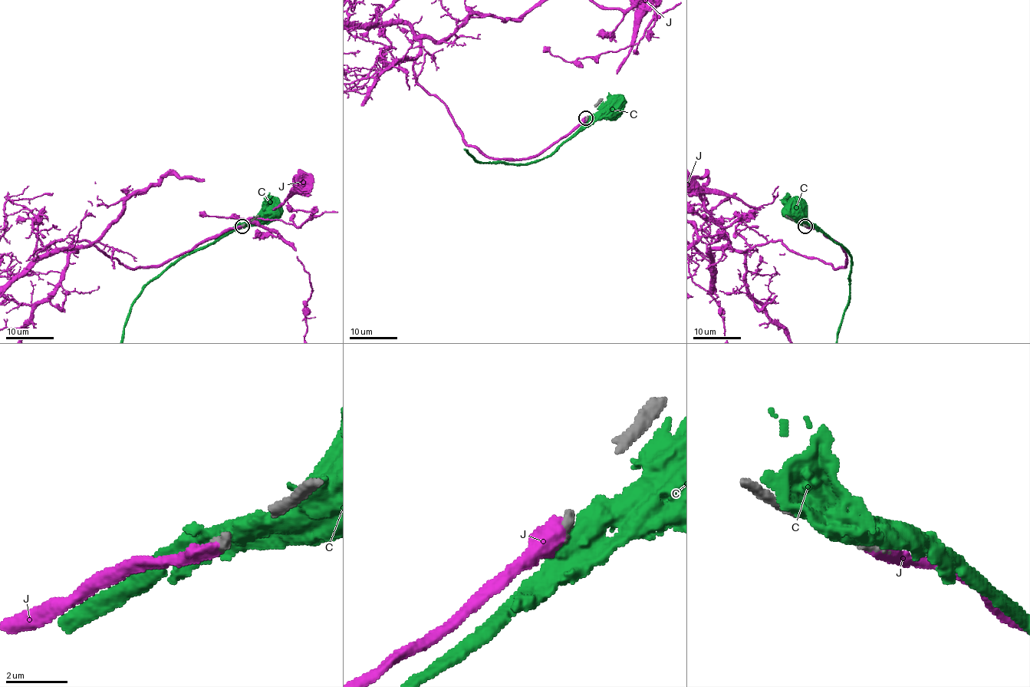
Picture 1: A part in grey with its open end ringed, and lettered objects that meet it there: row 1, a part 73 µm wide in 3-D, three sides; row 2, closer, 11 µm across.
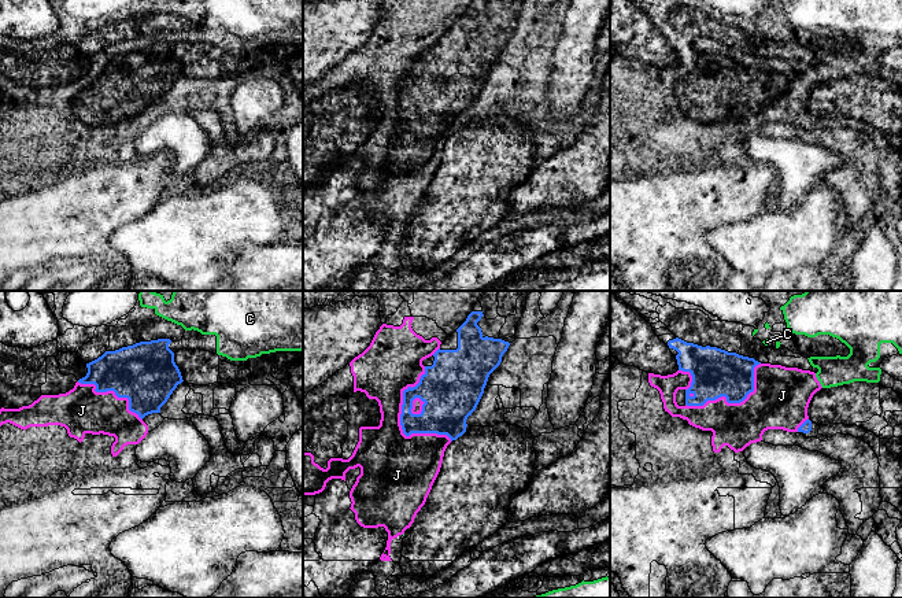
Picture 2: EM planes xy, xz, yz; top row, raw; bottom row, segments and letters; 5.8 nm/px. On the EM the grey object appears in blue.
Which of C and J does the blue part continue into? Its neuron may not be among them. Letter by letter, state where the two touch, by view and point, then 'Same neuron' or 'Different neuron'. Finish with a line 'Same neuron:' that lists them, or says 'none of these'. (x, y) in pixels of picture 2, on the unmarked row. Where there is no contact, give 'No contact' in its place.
C: No contact. Different neuron
J: Touches blue at xz (400, 114). Same neuron
Same neuron: J

